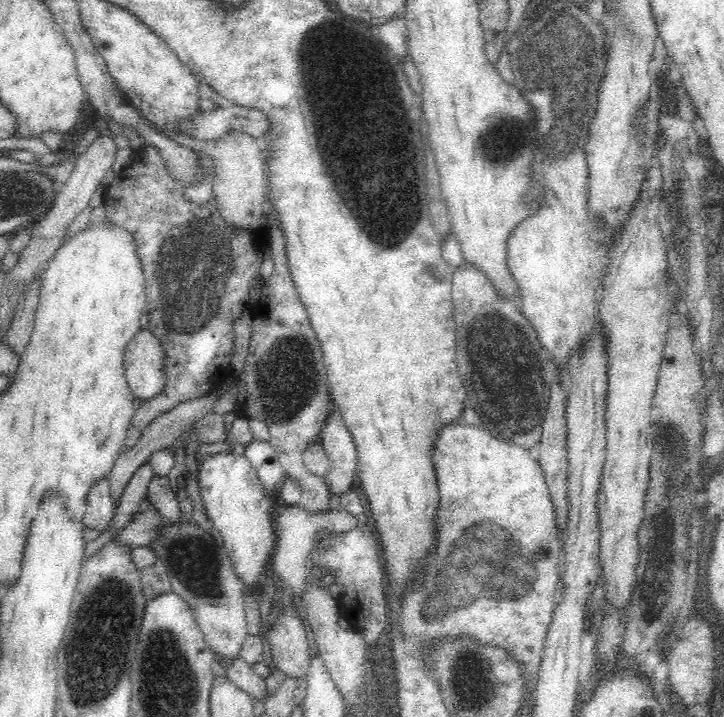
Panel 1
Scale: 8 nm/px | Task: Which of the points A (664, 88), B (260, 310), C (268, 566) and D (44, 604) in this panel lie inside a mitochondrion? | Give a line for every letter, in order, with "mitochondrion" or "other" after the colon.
A: other
B: other
C: other
D: other

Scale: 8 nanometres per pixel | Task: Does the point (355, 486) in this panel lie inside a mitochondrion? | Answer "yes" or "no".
no

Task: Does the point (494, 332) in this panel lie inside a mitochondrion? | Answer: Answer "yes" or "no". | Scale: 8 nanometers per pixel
yes

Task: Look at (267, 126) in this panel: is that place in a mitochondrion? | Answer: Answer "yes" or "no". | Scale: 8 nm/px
no

